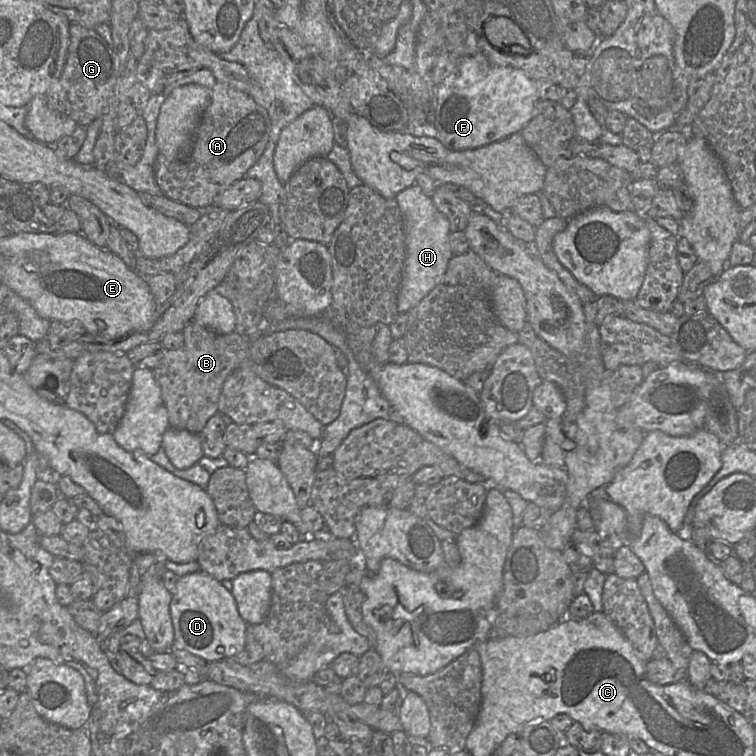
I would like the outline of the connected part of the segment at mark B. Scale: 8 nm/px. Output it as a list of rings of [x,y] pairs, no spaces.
[[[192,320],[183,329],[182,333],[184,336],[184,343],[182,347],[176,350],[166,350],[161,361],[152,369],[154,377],[161,387],[164,404],[168,412],[169,427],[180,430],[187,430],[191,433],[199,434],[204,429],[208,420],[216,413],[219,413],[218,401],[223,384],[227,377],[238,368],[250,369],[268,384],[280,388],[292,395],[294,398],[300,401],[302,405],[307,409],[307,411],[310,412],[324,426],[330,424],[339,416],[341,405],[345,397],[347,384],[346,376],[340,368],[337,360],[337,355],[338,353],[340,353],[340,350],[334,348],[319,335],[306,330],[289,329],[285,331],[274,332],[269,335],[262,335],[257,339],[249,339],[247,336],[242,335],[236,331],[229,334],[218,334],[208,328],[199,325],[195,320]]]

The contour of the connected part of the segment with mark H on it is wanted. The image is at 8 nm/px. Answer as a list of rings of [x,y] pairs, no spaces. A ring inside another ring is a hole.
[[[412,185],[399,192],[395,200],[400,208],[404,220],[405,233],[405,260],[397,299],[397,310],[399,314],[406,314],[419,305],[421,300],[427,296],[442,280],[448,263],[453,257],[450,246],[450,223],[448,219],[435,207],[432,198],[425,195],[421,187]]]

